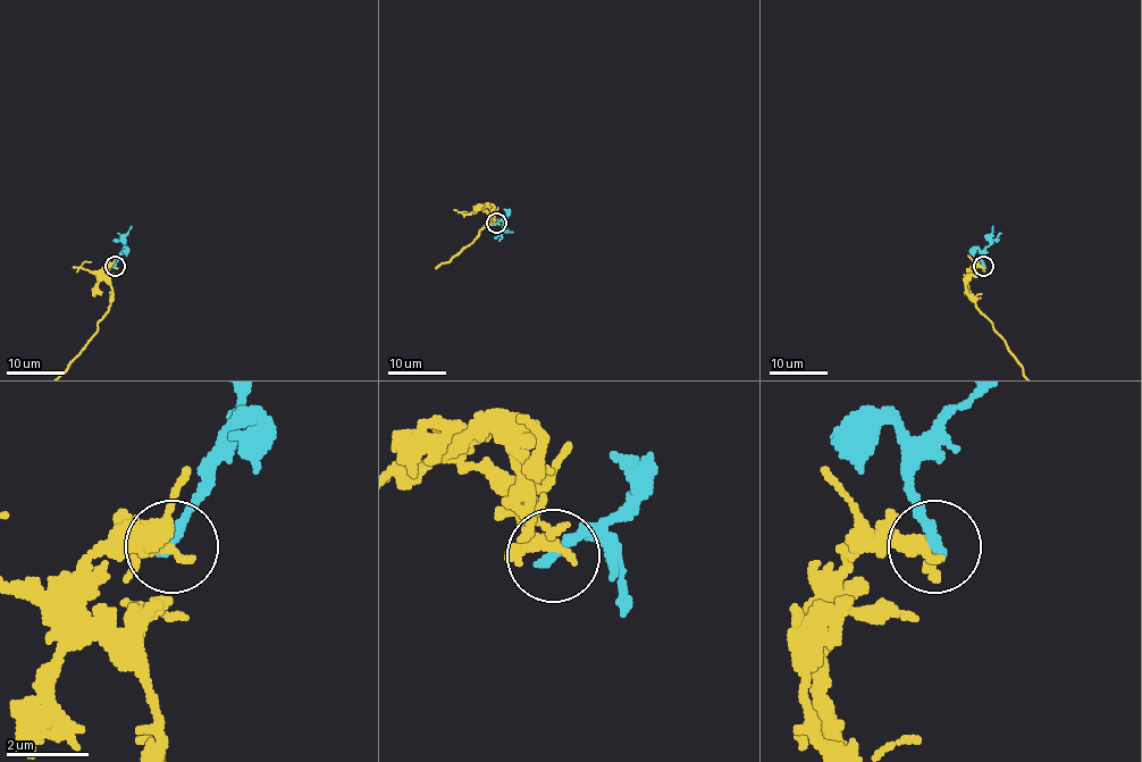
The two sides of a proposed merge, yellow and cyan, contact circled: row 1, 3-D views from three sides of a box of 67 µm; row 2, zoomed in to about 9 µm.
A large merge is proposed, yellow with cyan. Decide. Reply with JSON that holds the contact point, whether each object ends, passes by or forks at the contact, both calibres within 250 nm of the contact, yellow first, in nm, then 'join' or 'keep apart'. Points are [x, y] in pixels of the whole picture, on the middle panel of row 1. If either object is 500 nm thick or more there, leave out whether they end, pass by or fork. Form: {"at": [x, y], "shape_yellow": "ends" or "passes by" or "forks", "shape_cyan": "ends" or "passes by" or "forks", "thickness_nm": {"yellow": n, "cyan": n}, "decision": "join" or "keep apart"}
{"at": [496, 223], "shape_yellow": "passes by", "shape_cyan": "ends", "thickness_nm": {"yellow": 260, "cyan": 240}, "decision": "keep apart"}

